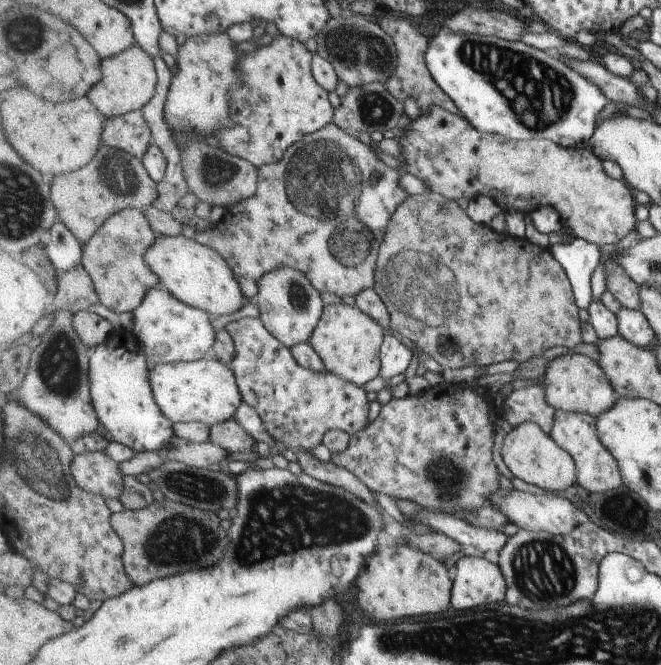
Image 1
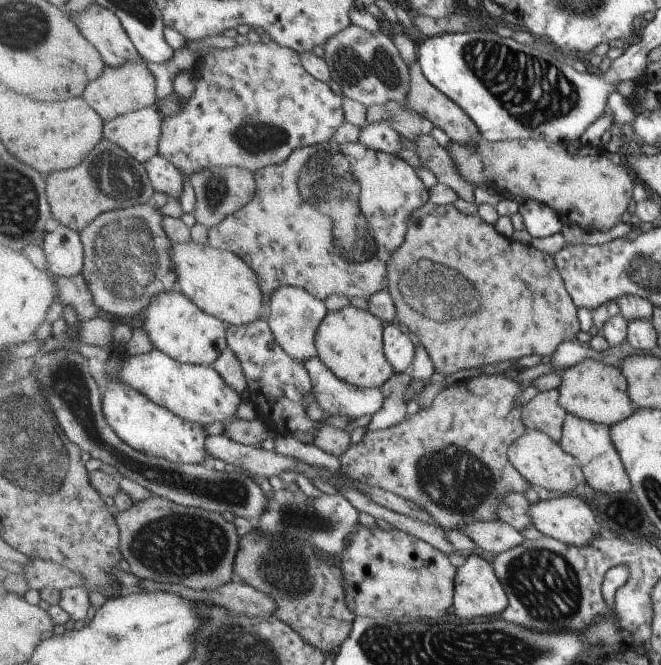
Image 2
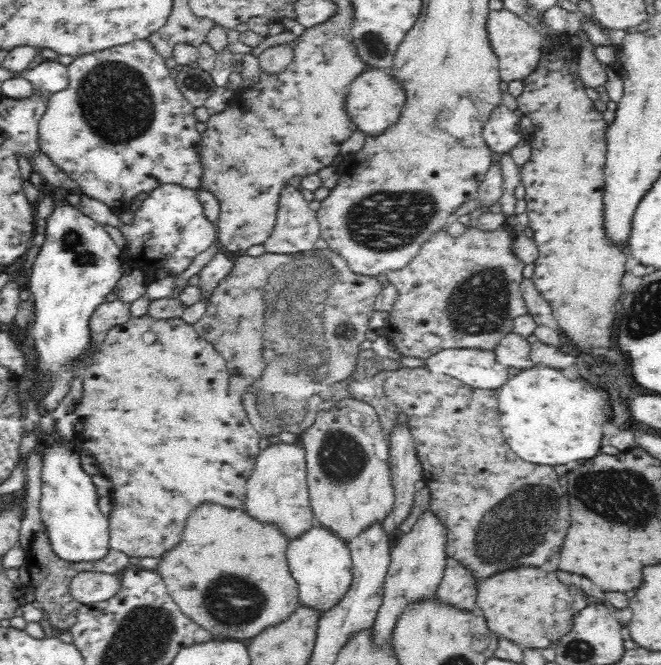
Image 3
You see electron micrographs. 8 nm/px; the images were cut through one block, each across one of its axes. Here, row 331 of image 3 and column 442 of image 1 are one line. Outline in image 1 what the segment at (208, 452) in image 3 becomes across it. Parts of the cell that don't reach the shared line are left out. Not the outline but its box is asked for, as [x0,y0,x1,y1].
[393,106,638,247]

